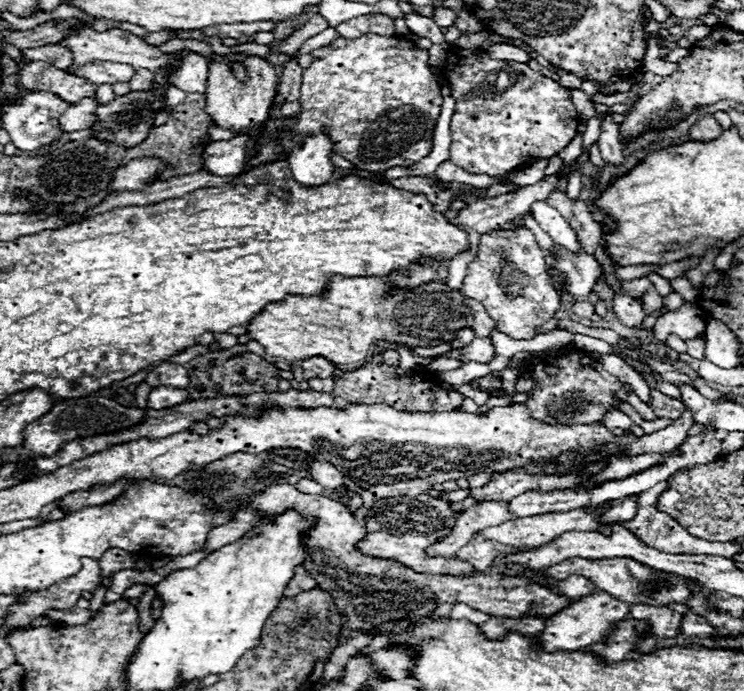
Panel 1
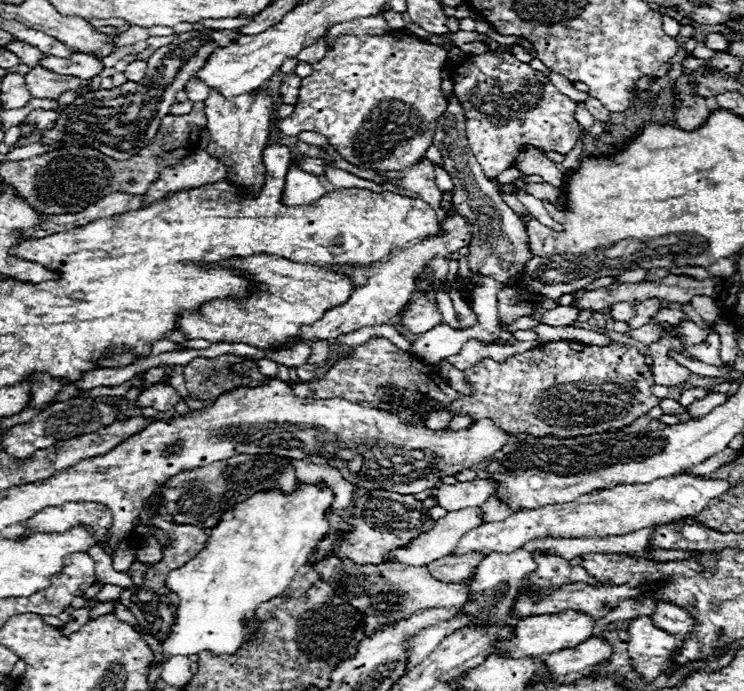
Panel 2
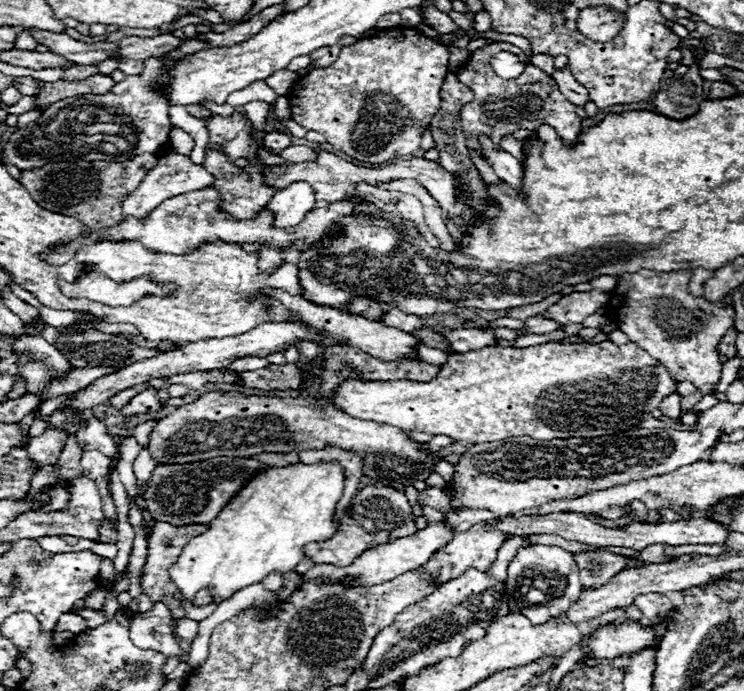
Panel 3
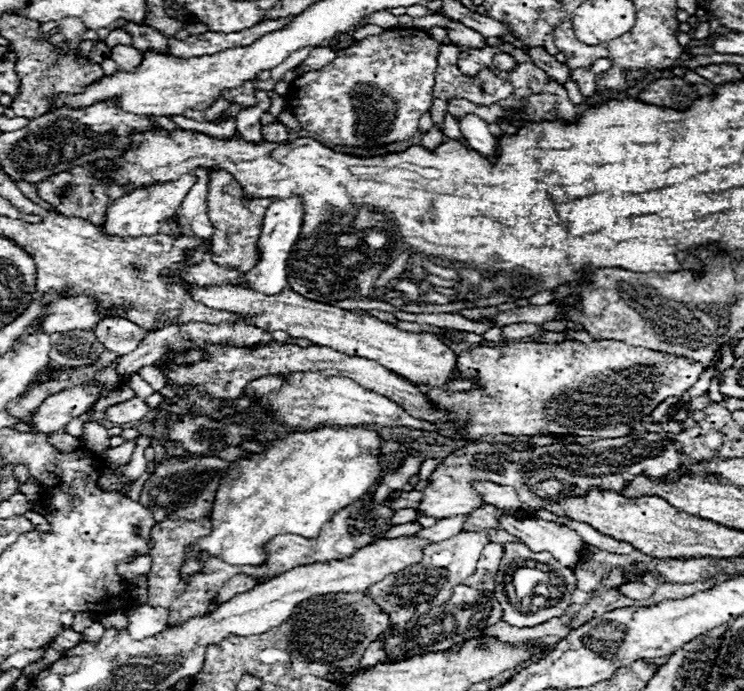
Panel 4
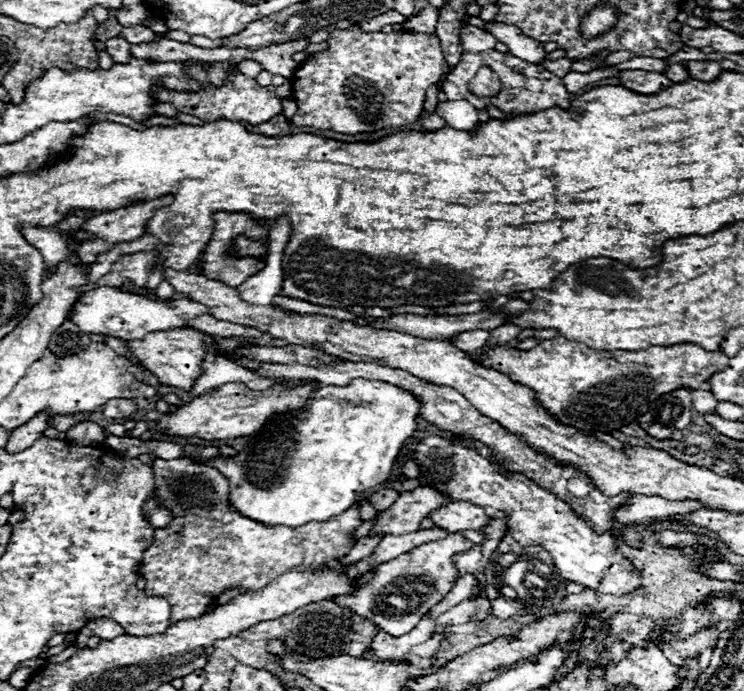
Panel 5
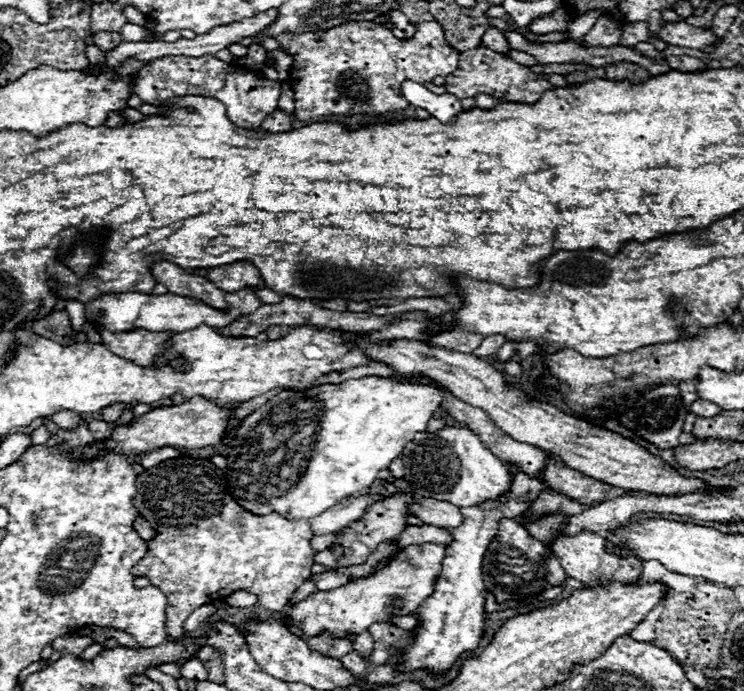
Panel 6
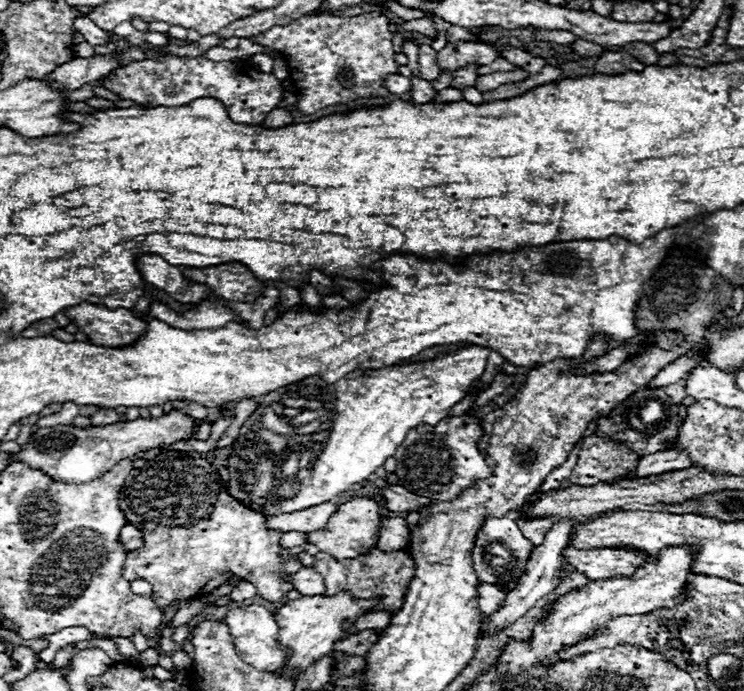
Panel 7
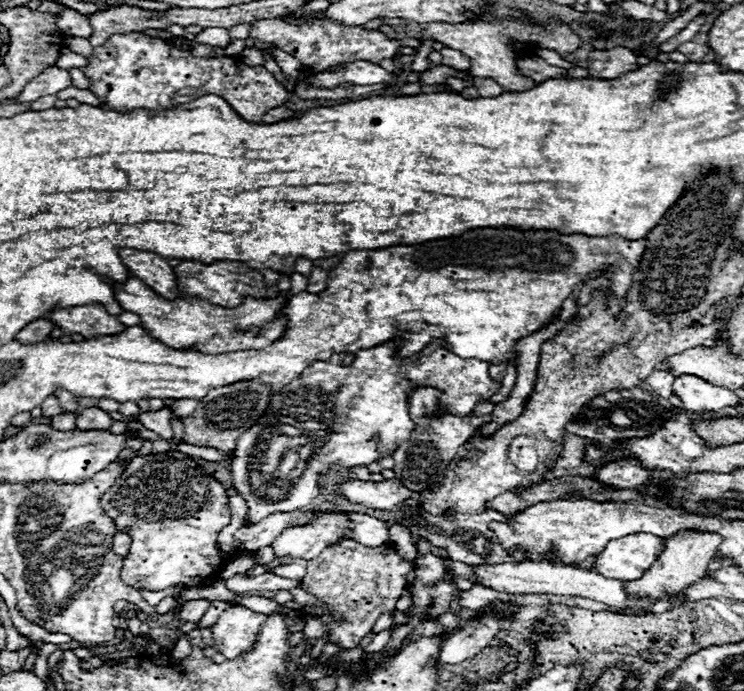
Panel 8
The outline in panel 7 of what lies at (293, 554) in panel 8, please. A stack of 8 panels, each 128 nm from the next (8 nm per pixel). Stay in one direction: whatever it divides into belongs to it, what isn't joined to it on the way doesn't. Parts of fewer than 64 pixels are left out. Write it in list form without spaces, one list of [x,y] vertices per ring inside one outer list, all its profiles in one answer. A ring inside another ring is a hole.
[[[356,498],[346,504],[338,506],[338,512],[328,518],[328,524],[324,530],[314,530],[308,532],[306,544],[314,544],[320,552],[332,554],[334,558],[354,558],[358,554],[364,554],[366,550],[374,548],[376,544],[376,532],[380,524],[380,504],[370,500],[370,498]]]

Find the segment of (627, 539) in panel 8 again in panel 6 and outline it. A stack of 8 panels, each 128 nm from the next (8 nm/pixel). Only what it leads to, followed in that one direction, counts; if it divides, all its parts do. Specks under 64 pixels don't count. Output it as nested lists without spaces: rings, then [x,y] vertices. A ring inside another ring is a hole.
[[[562,514],[558,516],[548,516],[538,524],[530,524],[528,526],[528,534],[544,544],[550,542],[552,552],[560,558],[560,564],[564,568],[564,572],[570,578],[576,578],[584,584],[596,584],[598,580],[610,580],[610,582],[634,582],[640,578],[642,574],[642,562],[636,558],[622,558],[622,556],[614,556],[604,552],[604,536],[596,534],[596,532],[588,532],[588,534],[576,534],[576,536],[558,536],[556,528],[562,524]]]

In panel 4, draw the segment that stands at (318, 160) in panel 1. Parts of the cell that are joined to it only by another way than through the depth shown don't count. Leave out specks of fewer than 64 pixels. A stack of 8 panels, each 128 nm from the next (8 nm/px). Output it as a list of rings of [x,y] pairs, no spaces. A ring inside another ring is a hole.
[[[286,198],[286,200],[274,200],[272,206],[268,206],[268,218],[264,218],[264,234],[260,234],[260,254],[264,254],[264,258],[260,258],[260,266],[256,266],[256,270],[252,270],[252,274],[246,274],[248,286],[254,292],[260,294],[278,294],[284,288],[288,288],[286,282],[286,260],[288,254],[294,246],[294,242],[300,236],[300,228],[302,228],[302,204],[298,198]]]

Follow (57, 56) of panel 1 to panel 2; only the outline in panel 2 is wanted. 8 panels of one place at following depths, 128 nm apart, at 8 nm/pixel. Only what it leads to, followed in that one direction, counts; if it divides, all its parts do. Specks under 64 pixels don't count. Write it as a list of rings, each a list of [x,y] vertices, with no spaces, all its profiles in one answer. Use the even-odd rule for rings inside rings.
[[[12,40],[8,46],[4,46],[6,50],[10,50],[10,52],[14,52],[14,54],[18,54],[20,58],[22,58],[22,64],[26,64],[26,66],[36,66],[38,64],[38,60],[40,60],[40,56],[42,56],[42,52],[40,50],[36,50],[34,46],[28,46],[26,42],[20,42],[20,40]]]

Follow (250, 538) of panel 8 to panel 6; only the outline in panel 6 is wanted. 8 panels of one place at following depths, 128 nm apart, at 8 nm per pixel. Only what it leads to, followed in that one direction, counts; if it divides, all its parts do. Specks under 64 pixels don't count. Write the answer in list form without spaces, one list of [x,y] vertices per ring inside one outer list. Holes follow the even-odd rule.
[[[358,496],[358,498],[344,498],[342,502],[338,502],[336,506],[328,508],[324,514],[320,514],[318,518],[310,518],[308,524],[310,524],[310,530],[312,534],[320,536],[320,534],[330,534],[330,532],[336,532],[344,526],[348,526],[352,520],[358,520],[366,506],[376,502],[376,500],[382,500],[382,496]]]

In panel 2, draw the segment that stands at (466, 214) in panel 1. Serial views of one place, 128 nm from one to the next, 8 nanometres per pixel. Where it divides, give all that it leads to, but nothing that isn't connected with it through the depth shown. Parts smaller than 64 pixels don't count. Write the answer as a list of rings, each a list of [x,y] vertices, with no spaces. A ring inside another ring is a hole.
[[[456,214],[452,218],[446,218],[442,224],[442,234],[438,236],[430,236],[424,238],[420,244],[414,244],[402,252],[398,252],[396,256],[392,256],[388,262],[382,262],[380,266],[376,266],[376,274],[368,278],[366,286],[354,290],[348,298],[348,302],[334,306],[330,310],[326,310],[326,314],[316,320],[310,326],[300,326],[300,342],[318,342],[318,340],[332,340],[340,334],[348,334],[354,332],[362,326],[378,326],[384,322],[390,322],[400,310],[402,306],[408,302],[408,298],[416,292],[416,276],[424,270],[424,266],[434,258],[434,256],[442,256],[446,258],[448,252],[456,252],[462,246],[470,244],[470,230],[466,220]]]

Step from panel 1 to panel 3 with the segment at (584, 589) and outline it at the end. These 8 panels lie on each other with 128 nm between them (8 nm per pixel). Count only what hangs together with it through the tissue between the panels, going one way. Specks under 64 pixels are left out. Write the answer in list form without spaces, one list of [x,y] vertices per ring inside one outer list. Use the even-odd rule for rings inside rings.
[[[530,546],[530,548],[520,548],[514,557],[513,561],[509,564],[507,569],[507,578],[511,580],[517,579],[522,570],[525,568],[540,568],[540,572],[544,574],[544,578],[552,578],[552,590],[560,592],[558,596],[552,596],[546,604],[532,604],[526,607],[517,606],[517,602],[510,598],[509,607],[511,612],[518,612],[526,616],[532,624],[546,624],[552,618],[562,618],[562,614],[568,612],[568,608],[578,600],[582,586],[580,586],[580,578],[578,578],[578,566],[572,558],[570,552],[558,548],[558,546]]]

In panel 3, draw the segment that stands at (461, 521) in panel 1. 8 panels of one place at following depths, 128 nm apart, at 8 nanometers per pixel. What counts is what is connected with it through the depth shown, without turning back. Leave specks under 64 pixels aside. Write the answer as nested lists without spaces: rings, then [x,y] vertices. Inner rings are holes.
[[[436,522],[436,524],[428,524],[424,530],[418,530],[412,536],[404,536],[404,538],[396,538],[394,542],[376,546],[372,550],[366,550],[364,554],[360,554],[356,558],[356,562],[348,564],[348,566],[332,566],[332,564],[316,564],[312,568],[308,568],[302,578],[304,582],[316,582],[316,580],[328,580],[330,584],[342,584],[342,586],[358,586],[358,588],[370,588],[376,584],[384,584],[404,572],[410,572],[418,566],[422,566],[424,562],[428,562],[428,558],[442,548],[444,544],[448,544],[452,540],[452,532],[444,526],[444,522]]]

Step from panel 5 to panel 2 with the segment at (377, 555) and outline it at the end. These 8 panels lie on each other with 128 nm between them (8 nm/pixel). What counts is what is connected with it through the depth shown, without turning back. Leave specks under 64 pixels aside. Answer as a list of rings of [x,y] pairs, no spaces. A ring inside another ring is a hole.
[[[490,498],[488,502],[484,502],[480,506],[480,512],[482,512],[482,520],[484,522],[500,522],[504,518],[508,518],[512,512],[496,498]]]

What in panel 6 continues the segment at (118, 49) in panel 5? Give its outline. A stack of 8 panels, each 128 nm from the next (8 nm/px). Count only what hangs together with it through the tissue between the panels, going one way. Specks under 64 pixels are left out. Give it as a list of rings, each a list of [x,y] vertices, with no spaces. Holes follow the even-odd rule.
[[[94,32],[94,44],[102,50],[102,52],[108,52],[108,50],[114,50],[118,44],[122,44],[122,38],[120,34],[108,34],[108,32]]]

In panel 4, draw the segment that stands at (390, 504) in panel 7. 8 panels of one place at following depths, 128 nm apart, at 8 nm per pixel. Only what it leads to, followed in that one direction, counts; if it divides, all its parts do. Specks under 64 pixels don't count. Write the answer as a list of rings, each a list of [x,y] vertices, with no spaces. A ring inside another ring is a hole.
[[[488,504],[482,506],[482,508],[472,510],[466,516],[466,522],[462,524],[462,530],[478,532],[478,530],[488,530],[488,528],[498,528],[498,522],[496,522],[496,518],[492,514],[494,514],[494,508],[488,506]]]

